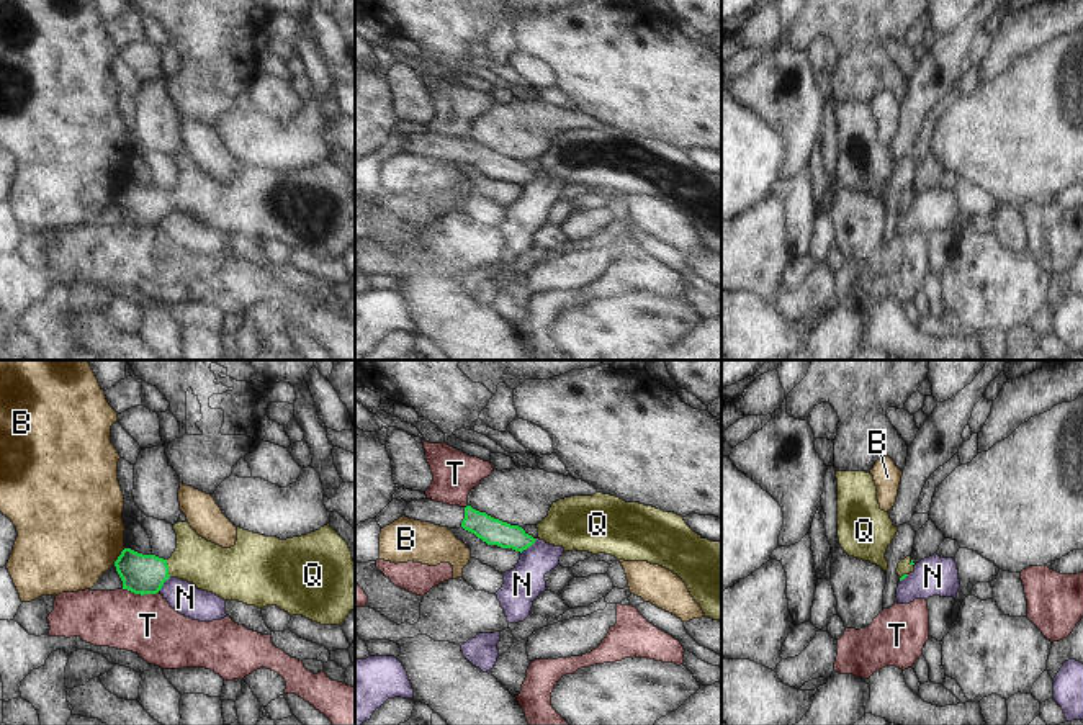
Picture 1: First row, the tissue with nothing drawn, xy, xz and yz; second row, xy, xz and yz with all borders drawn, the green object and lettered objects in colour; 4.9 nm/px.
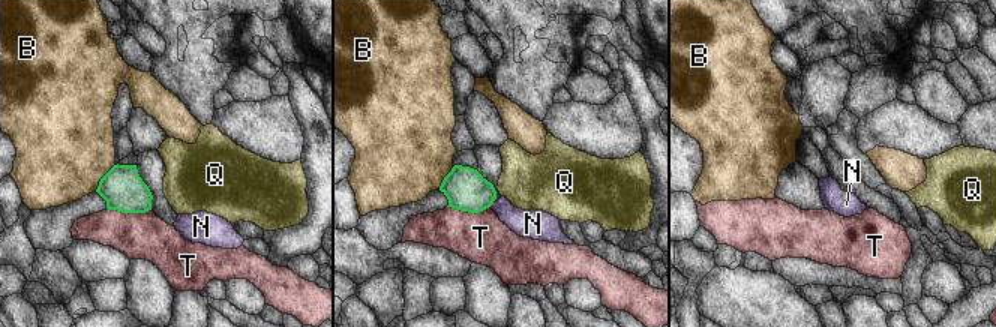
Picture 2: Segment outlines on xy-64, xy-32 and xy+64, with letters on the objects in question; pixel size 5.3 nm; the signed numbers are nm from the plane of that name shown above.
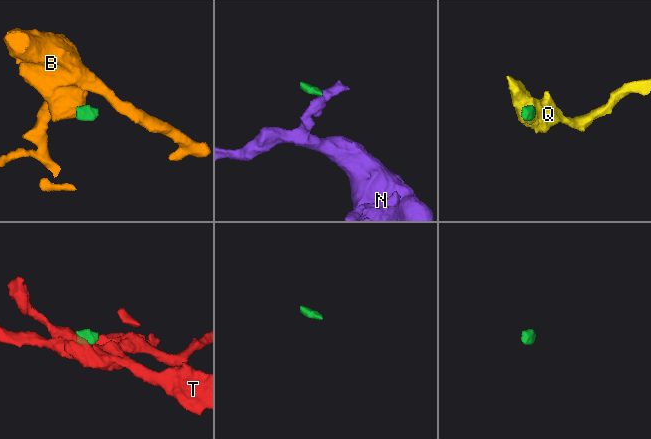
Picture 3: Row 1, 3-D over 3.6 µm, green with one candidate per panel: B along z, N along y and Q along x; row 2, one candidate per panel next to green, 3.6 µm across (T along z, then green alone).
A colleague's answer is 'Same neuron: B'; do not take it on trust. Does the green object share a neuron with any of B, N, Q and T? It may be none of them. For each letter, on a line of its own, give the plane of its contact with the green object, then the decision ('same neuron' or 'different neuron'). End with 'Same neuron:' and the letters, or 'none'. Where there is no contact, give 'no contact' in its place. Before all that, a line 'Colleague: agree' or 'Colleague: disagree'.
Colleague: disagree
B: contact in xy; different neuron
N: contact in xz; different neuron
Q: contact in xy; same neuron
T: contact in xy; different neuron
Same neuron: Q

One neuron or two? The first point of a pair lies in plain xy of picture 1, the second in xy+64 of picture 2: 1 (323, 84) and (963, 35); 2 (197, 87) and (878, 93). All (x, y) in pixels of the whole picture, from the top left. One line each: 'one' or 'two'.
1: one
2: one

